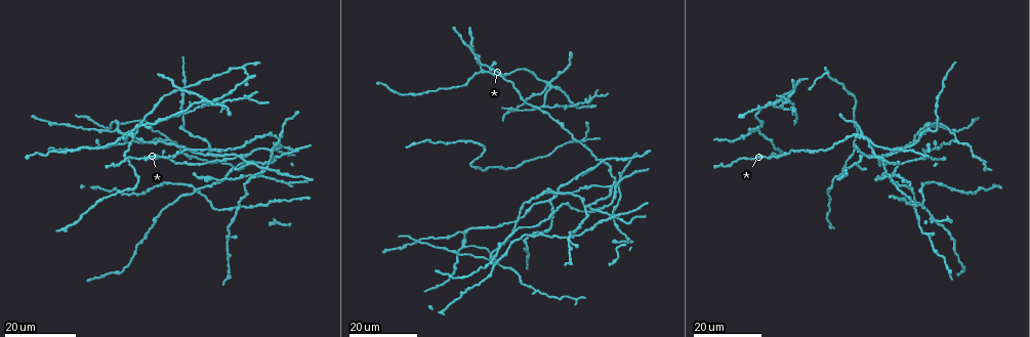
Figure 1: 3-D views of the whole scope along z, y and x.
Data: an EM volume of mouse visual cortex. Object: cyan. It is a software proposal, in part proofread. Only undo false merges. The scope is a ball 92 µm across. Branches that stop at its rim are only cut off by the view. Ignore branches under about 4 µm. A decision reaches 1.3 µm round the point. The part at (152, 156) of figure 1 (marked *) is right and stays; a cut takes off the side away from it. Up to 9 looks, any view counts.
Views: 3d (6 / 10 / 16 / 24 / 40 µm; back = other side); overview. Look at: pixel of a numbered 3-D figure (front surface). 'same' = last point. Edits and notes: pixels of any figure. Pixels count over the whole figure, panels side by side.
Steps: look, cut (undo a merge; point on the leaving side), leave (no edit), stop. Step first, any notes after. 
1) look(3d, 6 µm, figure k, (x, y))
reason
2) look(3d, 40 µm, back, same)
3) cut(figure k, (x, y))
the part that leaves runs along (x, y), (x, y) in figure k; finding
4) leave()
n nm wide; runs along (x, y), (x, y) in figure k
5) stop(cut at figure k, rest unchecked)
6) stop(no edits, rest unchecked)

look(3d, 16 µm, figure 1, (167, 137))
side arm on a straight run

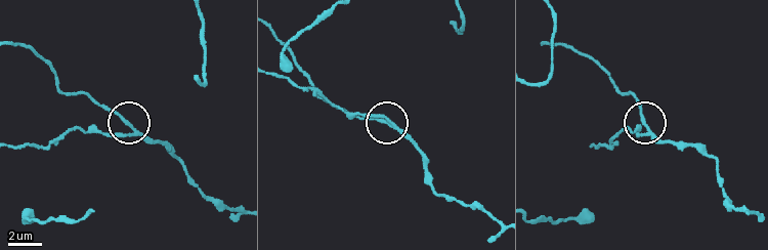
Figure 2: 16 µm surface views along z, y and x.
look(3d, 6 µm, figure 2, (137, 134))
zoom in

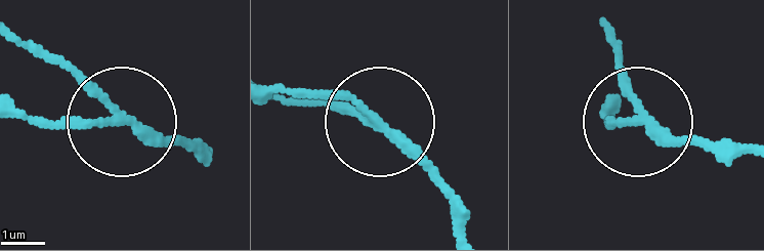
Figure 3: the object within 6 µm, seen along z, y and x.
cut(figure 3, (57, 122))
side arm 31 µm; the part that leaves runs along (111, 125), (15, 118) in figure 3; two neurons meet here

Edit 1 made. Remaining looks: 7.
look(3d, 24 µm, figure 1, (217, 160))
side arm on a straight run

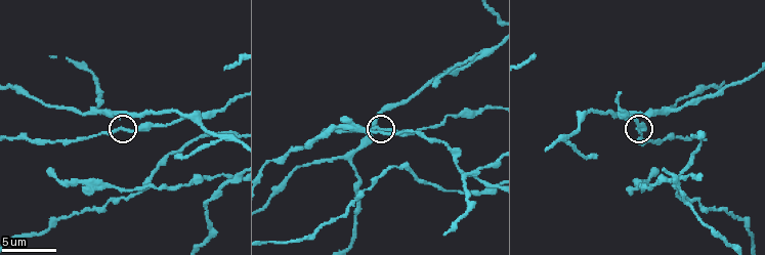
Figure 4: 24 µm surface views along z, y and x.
look(3d, 10 µm, figure 4, (119, 128))

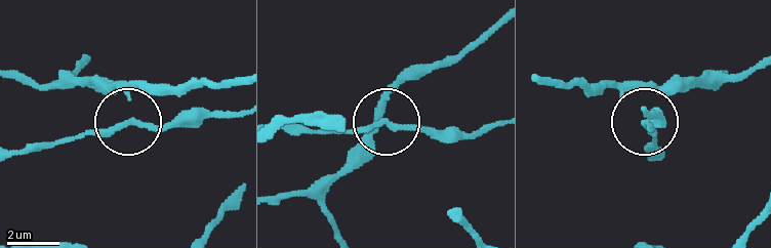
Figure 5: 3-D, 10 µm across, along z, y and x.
leave()
3 arms; runs along (495, 124), (429, 133), (382, 120), (306, 133) in figure 5; one neuron here

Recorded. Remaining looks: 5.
look(overview)
see it whole again

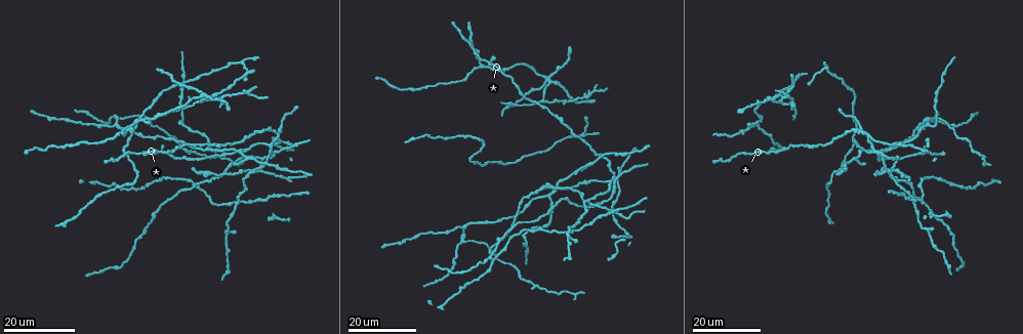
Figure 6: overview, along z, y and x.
look(3d, 16 µm, figure 6, (866, 135))
four or more arms meet

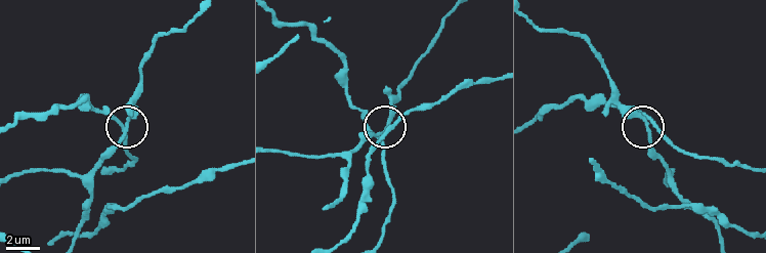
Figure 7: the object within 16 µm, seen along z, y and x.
look(3d, 10 µm, figure 7, (653, 127))

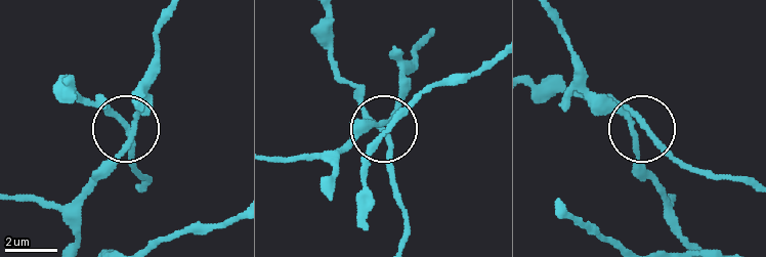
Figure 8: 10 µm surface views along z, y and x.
leave()
4 arms; runs along (69, 84), (126, 132), (130, 167) in figure 8; continuous, no second neuron

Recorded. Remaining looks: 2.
look(3d, 16 µm, figure 6, (239, 199))
three arms meet

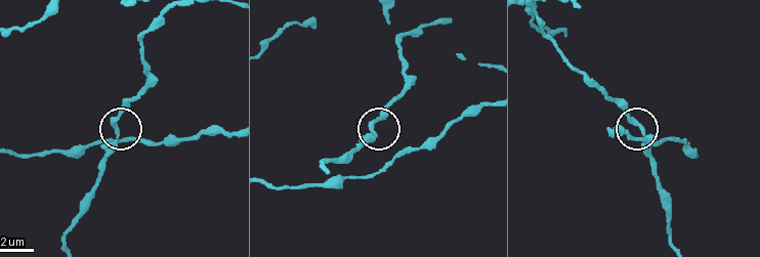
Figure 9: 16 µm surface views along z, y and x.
look(3d, 10 µm, figure 9, (643, 130))

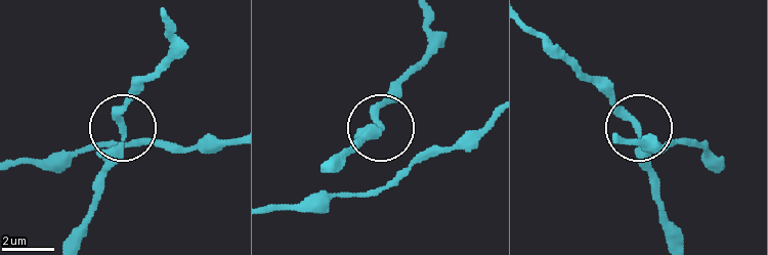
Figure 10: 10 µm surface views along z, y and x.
leave()
runs along (528, 27), (568, 55), (635, 121), (641, 161), (652, 178) in figure 10; continuous, no second neuron

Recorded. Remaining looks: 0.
stop(cut at figure 3, rest unchecked)

